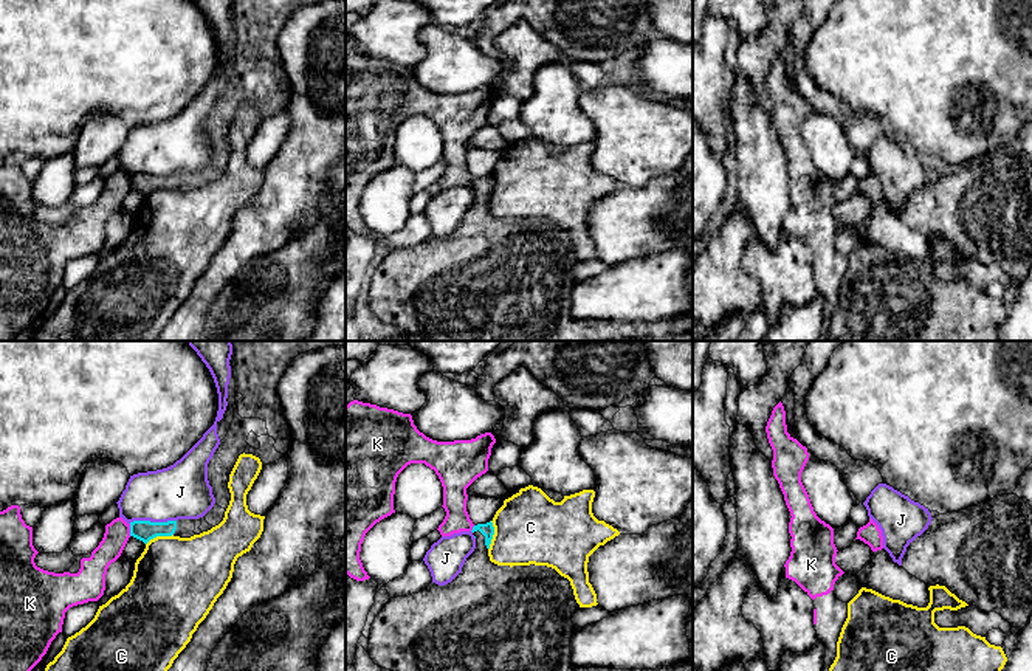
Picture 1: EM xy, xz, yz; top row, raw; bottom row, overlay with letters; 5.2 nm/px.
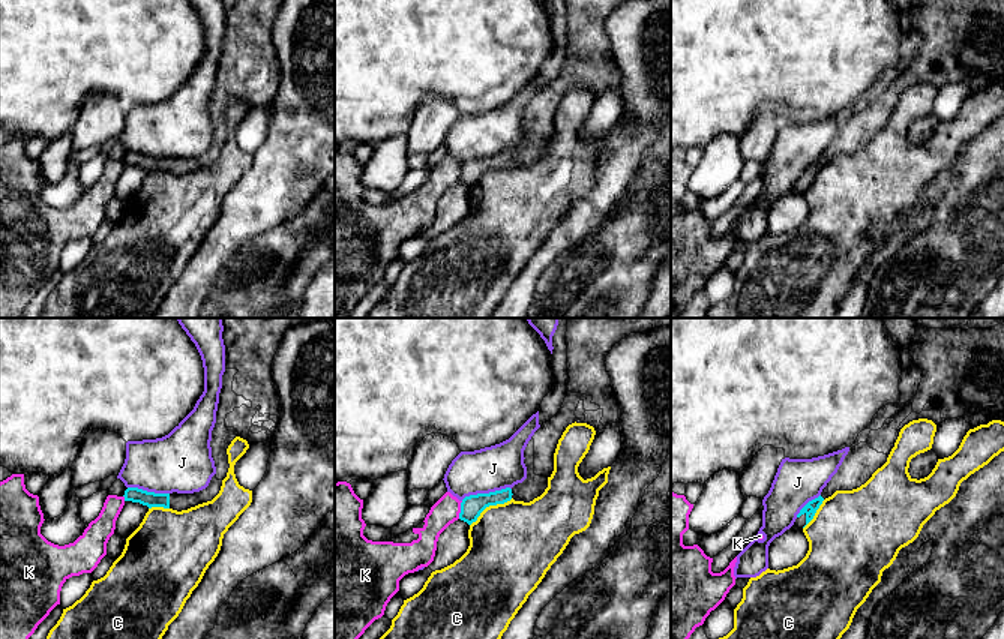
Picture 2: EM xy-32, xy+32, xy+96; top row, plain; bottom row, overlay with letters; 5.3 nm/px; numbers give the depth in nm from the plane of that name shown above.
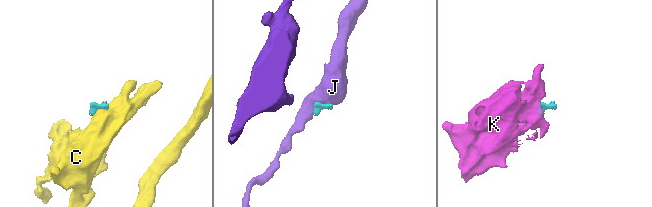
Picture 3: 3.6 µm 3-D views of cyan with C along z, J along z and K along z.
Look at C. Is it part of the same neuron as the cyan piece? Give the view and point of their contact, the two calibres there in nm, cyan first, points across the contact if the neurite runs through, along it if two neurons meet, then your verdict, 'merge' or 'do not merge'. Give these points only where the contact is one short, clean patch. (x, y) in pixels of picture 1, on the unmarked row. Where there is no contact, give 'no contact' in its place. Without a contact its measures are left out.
meets cyan in xz at (493, 186); 70 nm thick on the cyan side, 360 nm on the other; border along xz (491, 174), (493, 191), (488, 202); do not merge

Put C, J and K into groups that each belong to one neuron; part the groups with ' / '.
C / J / K

